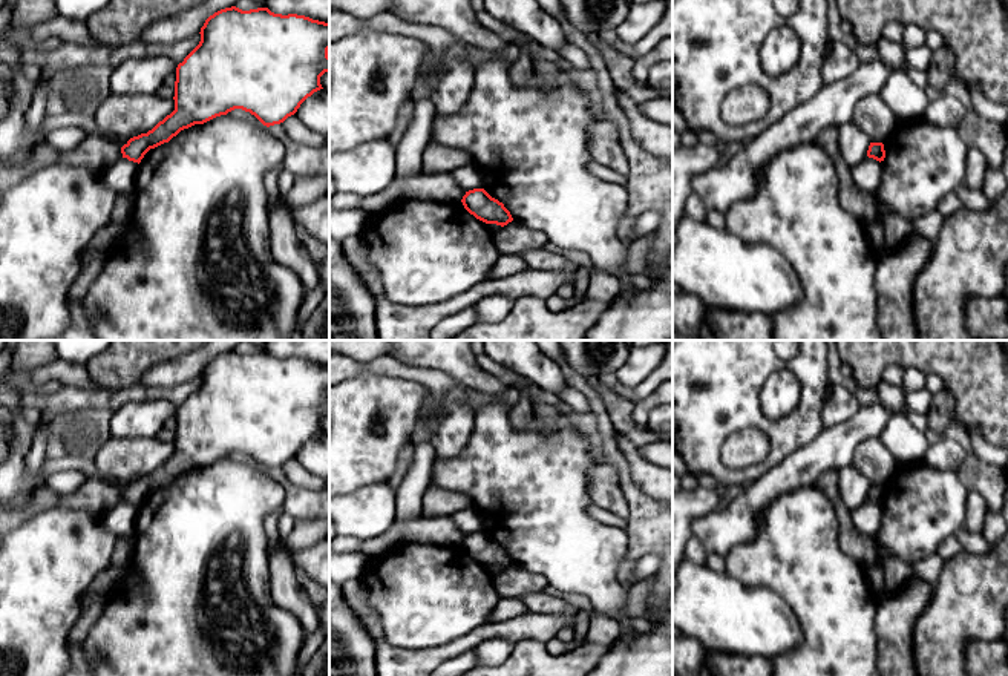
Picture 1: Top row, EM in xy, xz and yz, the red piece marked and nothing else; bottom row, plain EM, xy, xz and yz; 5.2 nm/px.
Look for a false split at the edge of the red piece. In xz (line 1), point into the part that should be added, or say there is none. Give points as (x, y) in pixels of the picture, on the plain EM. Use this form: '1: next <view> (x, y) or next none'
1: next none

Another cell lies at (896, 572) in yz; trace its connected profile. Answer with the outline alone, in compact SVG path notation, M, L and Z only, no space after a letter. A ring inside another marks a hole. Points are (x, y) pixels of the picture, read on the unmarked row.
M884 553L879 563L882 566L885 581L882 592L876 595L878 601L899 592L908 581L918 578L911 566L895 555Z

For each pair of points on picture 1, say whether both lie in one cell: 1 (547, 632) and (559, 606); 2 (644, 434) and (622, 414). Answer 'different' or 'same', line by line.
1: different
2: same

